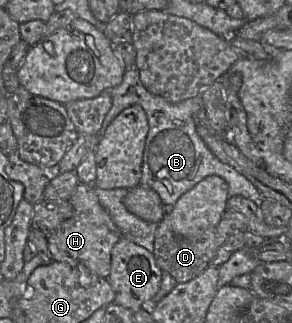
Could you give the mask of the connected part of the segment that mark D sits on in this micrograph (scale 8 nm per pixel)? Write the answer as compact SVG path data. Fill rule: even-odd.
M227 208L217 226L208 228L196 236L177 235L171 228L169 210L167 210L155 232L153 254L162 271L169 272L177 284L188 282L200 275L211 264L211 260L224 243L232 247L232 251L244 248L246 246L245 231L247 230L246 217L238 211Z

